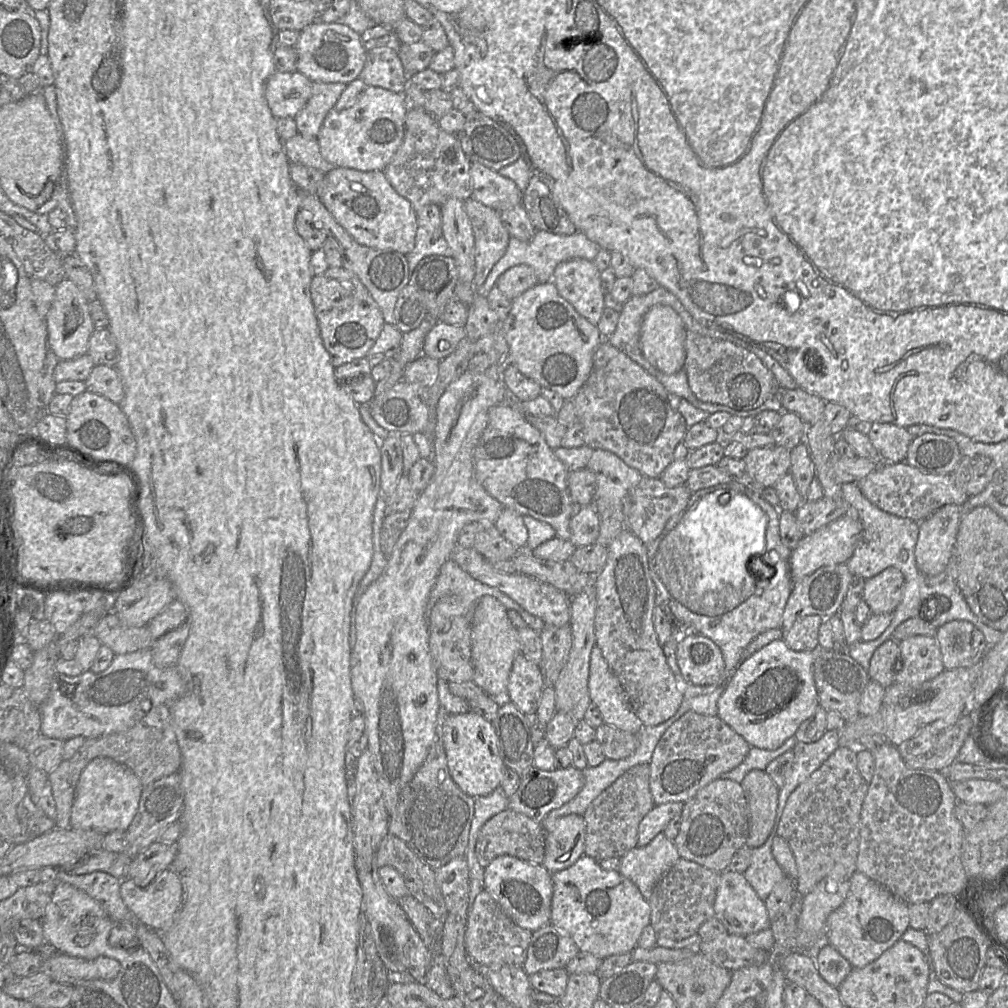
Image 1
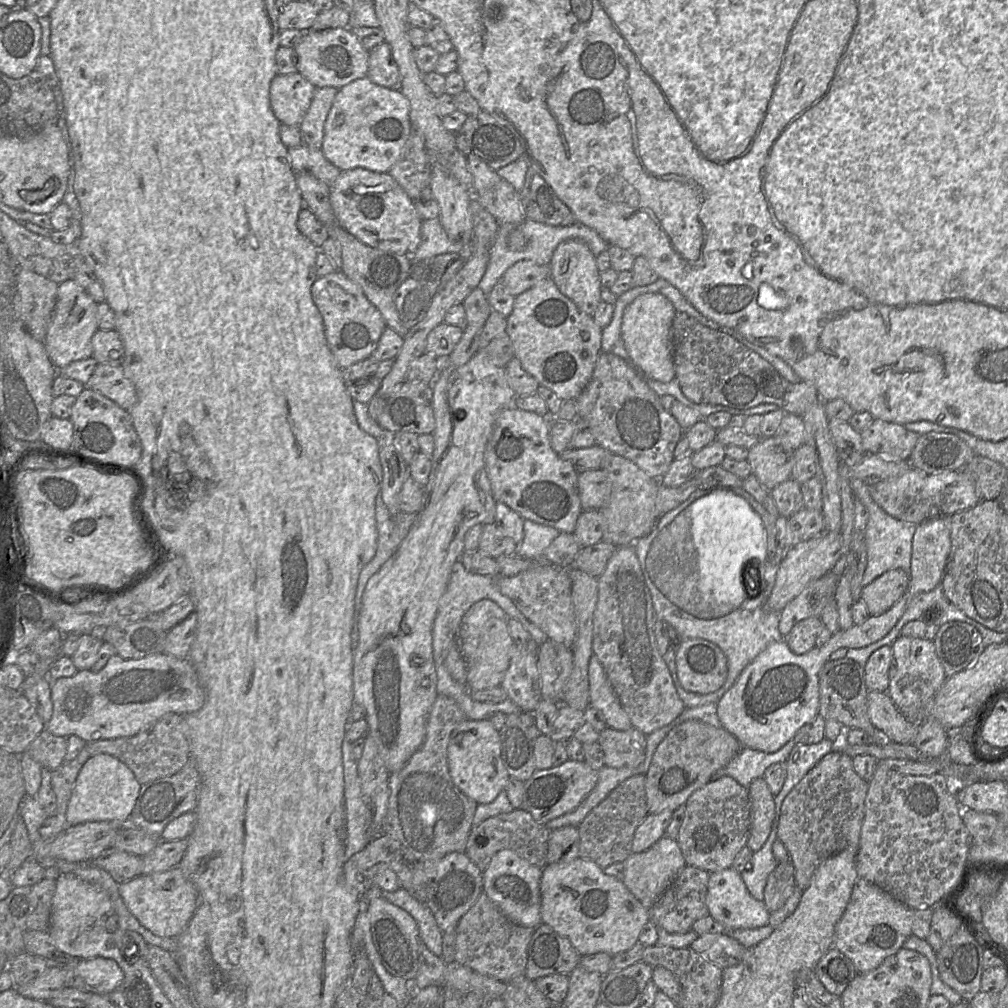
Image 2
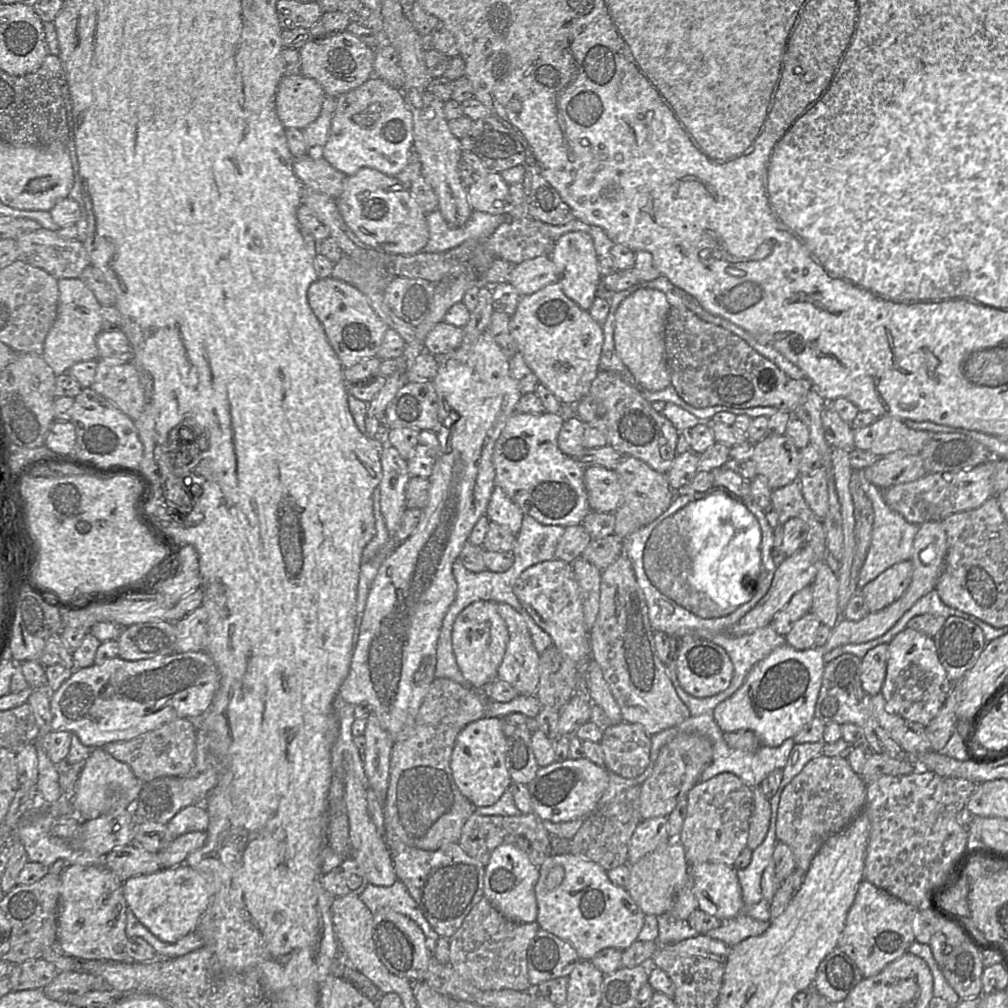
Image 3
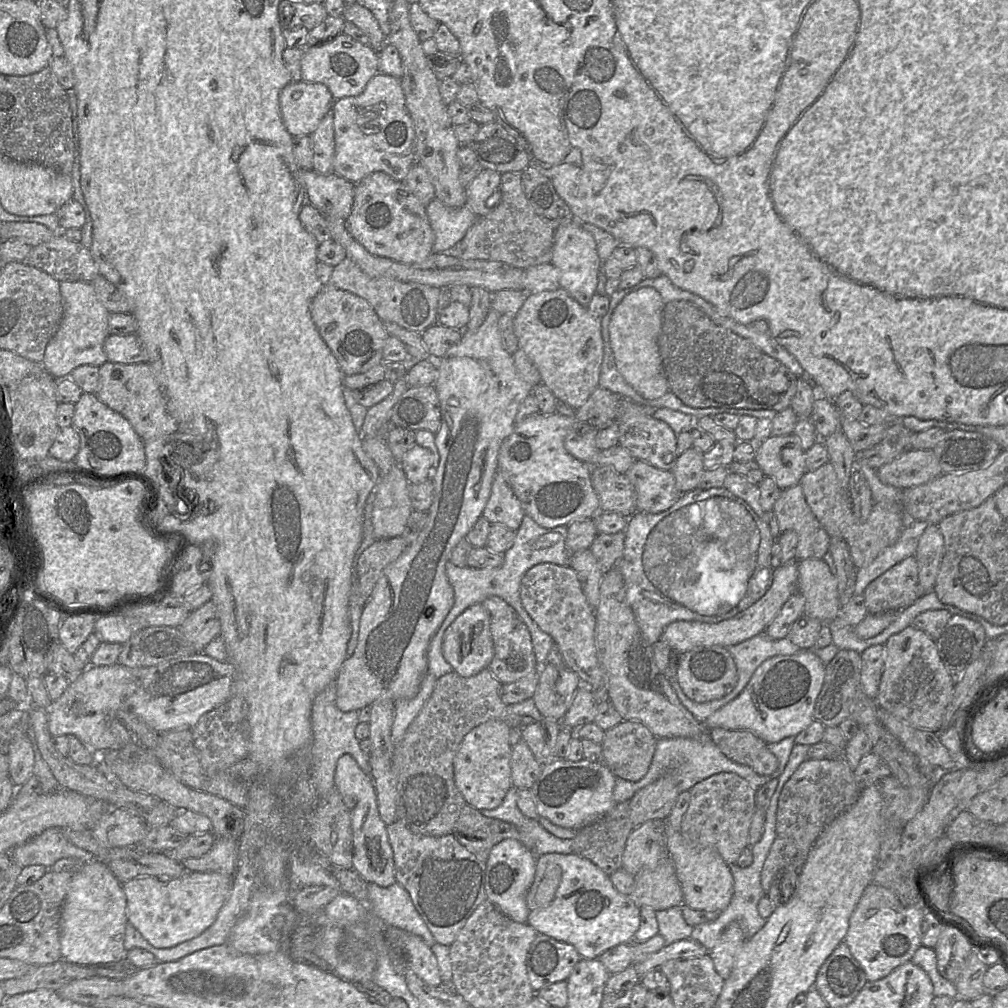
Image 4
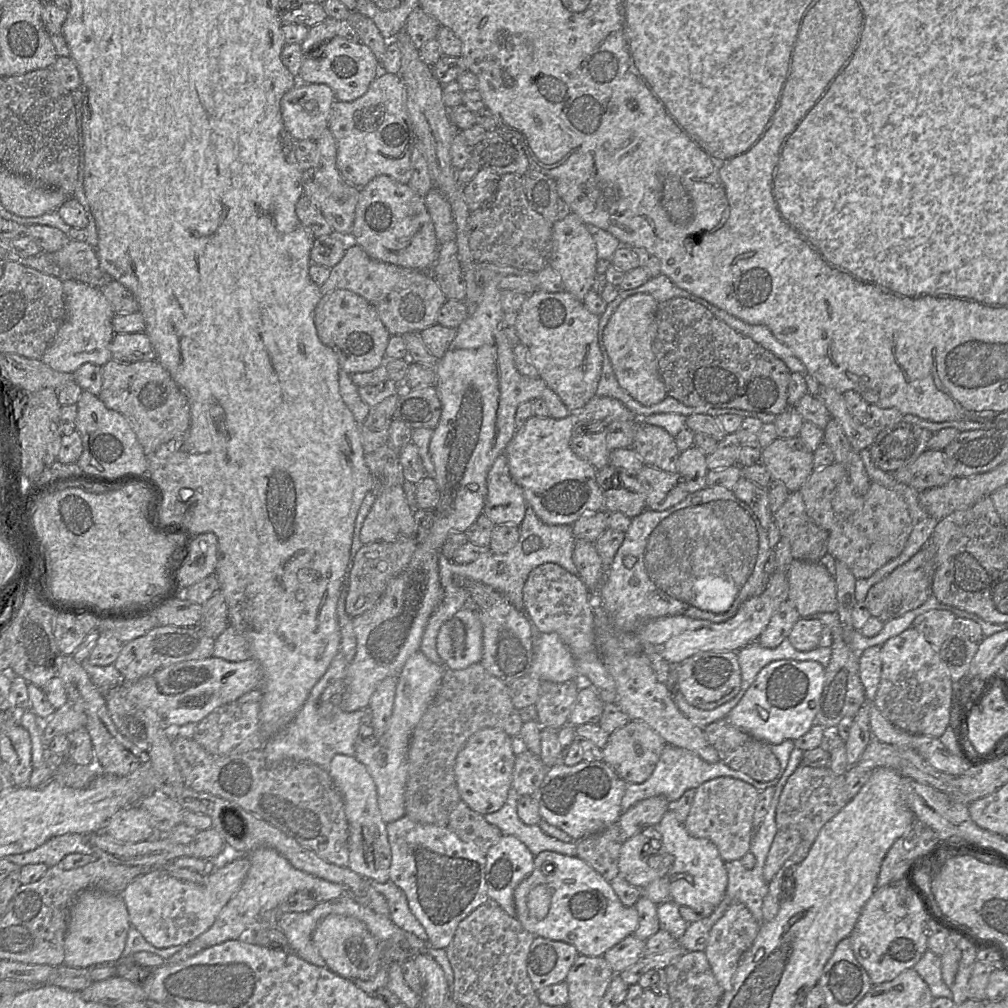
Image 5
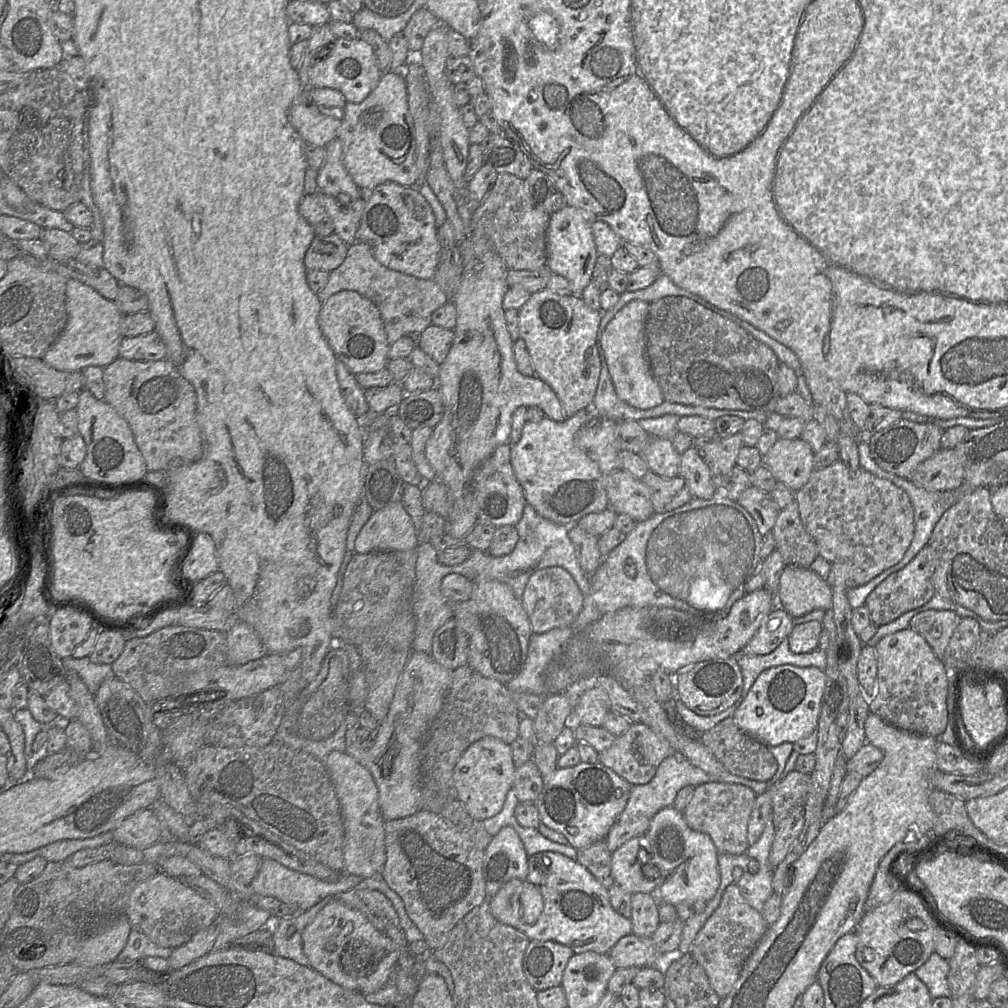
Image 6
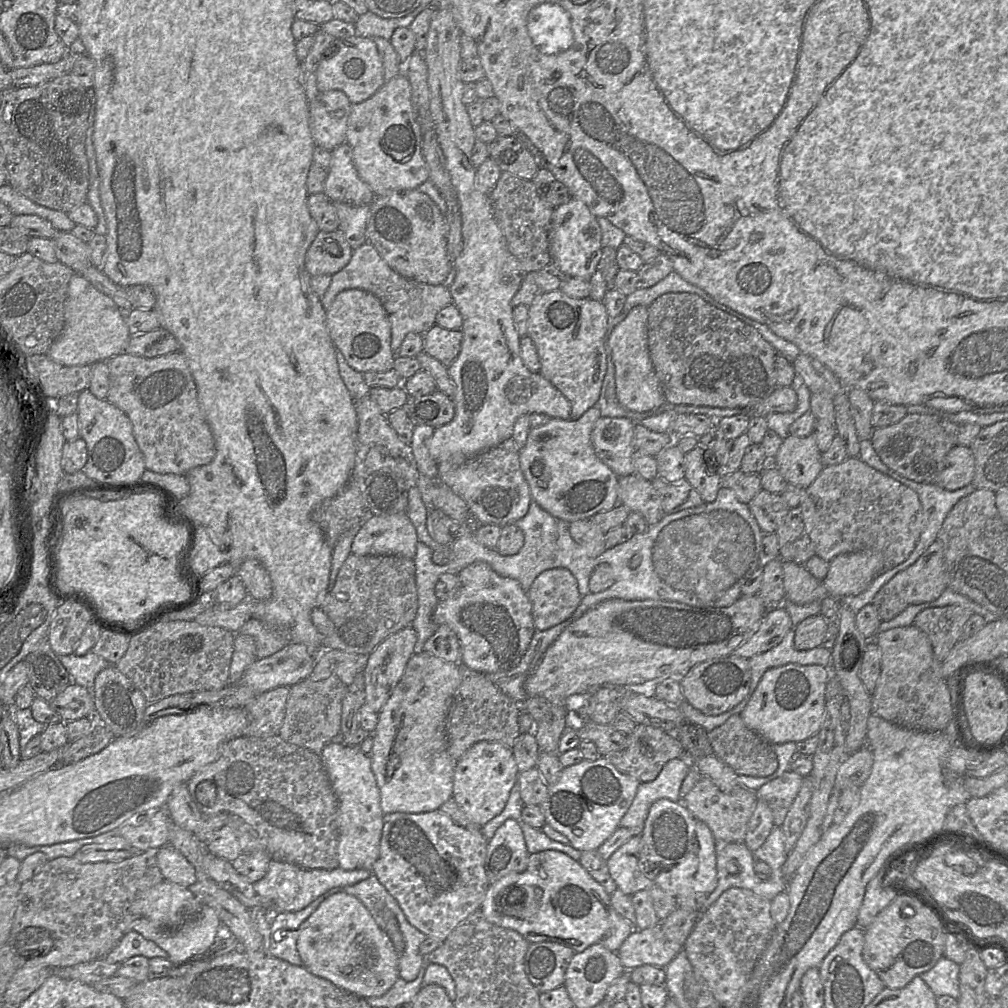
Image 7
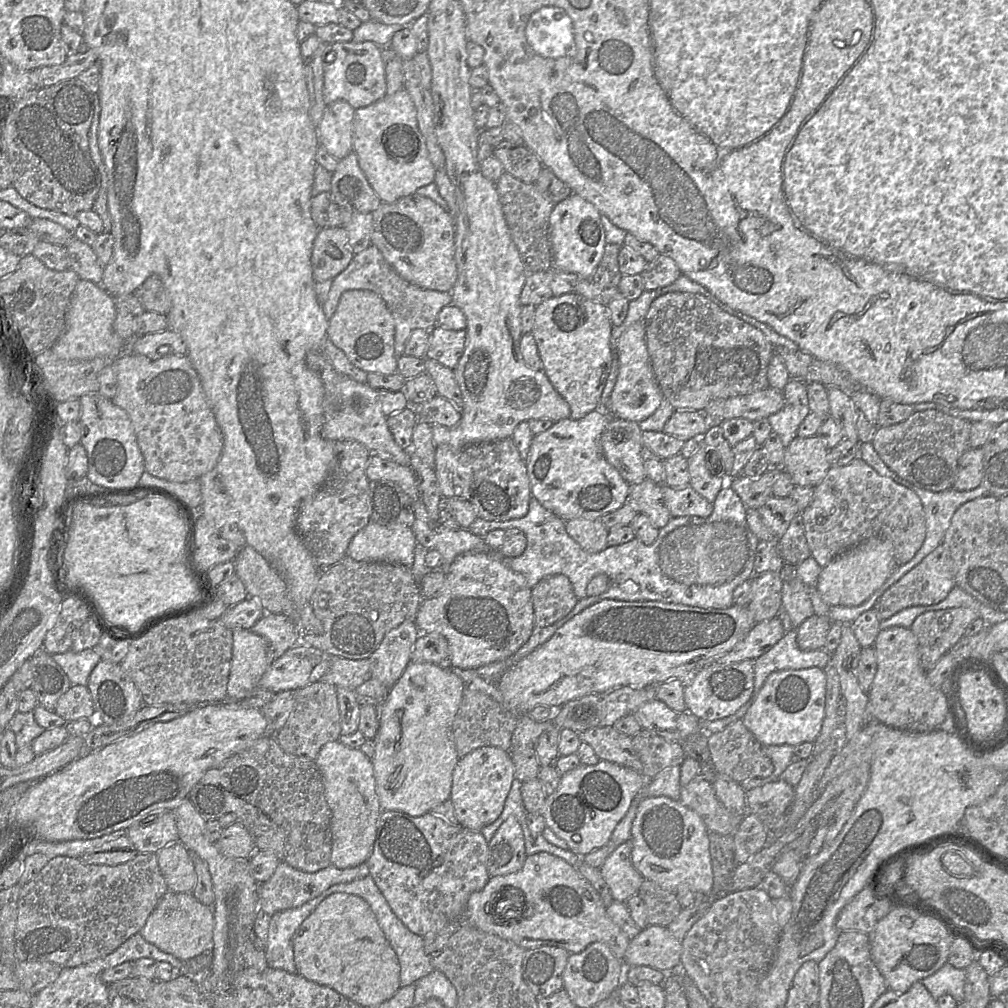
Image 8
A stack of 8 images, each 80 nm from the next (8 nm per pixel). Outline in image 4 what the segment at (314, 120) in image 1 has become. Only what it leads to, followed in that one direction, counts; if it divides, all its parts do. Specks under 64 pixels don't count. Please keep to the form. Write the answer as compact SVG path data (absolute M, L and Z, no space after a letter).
M332 111L323 117L309 137L312 142L313 170L322 175L333 173L335 139Z

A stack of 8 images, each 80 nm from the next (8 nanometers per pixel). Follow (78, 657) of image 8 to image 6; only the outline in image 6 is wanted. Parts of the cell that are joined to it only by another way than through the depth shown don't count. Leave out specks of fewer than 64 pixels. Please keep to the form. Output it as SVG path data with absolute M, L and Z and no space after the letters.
M70 656L62 659L62 665L65 670L76 672L93 695L103 681L115 677L111 665L95 664L89 657L76 659Z

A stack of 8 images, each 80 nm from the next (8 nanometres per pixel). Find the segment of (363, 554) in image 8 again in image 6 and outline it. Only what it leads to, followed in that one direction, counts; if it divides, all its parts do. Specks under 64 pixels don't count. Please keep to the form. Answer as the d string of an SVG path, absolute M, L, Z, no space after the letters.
M399 501L372 512L355 540L355 552L405 551L418 544L413 521Z

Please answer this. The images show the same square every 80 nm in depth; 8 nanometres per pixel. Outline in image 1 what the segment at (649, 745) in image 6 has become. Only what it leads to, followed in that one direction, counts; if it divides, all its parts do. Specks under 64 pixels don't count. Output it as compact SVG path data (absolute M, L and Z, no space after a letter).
M603 723L596 729L595 739L610 760L621 760L633 754L638 746L636 734L621 731Z

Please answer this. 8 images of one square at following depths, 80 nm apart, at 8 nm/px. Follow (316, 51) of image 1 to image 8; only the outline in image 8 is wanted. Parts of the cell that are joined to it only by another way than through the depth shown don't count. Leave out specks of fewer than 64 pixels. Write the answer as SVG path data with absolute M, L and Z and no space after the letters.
M370 41L329 43L331 48L325 54L323 96L326 105L345 100L354 109L368 106L386 95L386 77L382 60L382 48Z

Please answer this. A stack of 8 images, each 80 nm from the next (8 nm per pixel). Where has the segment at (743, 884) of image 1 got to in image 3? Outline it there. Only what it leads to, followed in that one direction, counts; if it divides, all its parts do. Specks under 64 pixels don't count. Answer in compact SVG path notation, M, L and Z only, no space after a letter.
M724 863L690 864L691 884L698 901L698 908L720 920L734 918L739 913L746 911L748 915L756 920L770 921L770 901L762 898L758 903L745 908L736 870L734 866L728 866Z

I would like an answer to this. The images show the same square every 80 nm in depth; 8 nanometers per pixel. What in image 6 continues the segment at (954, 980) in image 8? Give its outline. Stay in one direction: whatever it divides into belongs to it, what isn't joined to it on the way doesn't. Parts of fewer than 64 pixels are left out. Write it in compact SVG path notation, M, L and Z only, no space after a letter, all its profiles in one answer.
M933 952L928 960L914 973L927 986L933 999L939 997L951 998L951 990L948 983L949 970L948 960Z

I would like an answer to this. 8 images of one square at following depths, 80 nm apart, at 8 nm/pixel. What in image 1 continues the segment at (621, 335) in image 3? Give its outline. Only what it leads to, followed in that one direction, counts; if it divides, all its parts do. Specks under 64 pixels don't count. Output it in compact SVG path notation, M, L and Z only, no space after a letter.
M654 305L645 314L640 330L640 348L645 359L664 374L683 369L686 327L669 306Z

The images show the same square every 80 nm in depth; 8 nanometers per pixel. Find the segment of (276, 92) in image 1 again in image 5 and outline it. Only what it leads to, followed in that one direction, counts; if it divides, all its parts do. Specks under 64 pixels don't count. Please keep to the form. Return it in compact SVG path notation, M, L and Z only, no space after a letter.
M297 78L297 84L287 91L281 99L282 119L290 135L296 140L316 140L322 131L329 127L331 107L335 100L335 94L328 85L318 83L300 83Z

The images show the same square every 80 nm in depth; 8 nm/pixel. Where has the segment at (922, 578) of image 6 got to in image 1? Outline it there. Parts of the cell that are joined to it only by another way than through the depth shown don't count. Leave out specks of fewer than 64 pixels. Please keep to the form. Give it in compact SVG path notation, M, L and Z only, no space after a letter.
M894 567L865 580L863 601L873 615L893 613L902 600L904 576Z

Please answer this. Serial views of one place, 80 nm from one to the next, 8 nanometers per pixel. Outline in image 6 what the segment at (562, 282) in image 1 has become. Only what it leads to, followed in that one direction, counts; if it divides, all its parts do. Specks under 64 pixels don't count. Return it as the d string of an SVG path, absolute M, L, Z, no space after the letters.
M567 205L550 215L546 230L546 266L553 274L560 275L569 281L573 295L581 295L591 282L599 254L594 242L591 224L577 208Z

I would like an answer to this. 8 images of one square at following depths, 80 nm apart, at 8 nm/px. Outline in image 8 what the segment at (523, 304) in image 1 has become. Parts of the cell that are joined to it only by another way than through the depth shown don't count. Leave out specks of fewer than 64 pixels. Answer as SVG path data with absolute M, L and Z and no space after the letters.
M575 292L553 296L535 307L530 333L538 347L542 370L568 402L572 419L600 408L600 396L612 366L612 327L607 306Z

